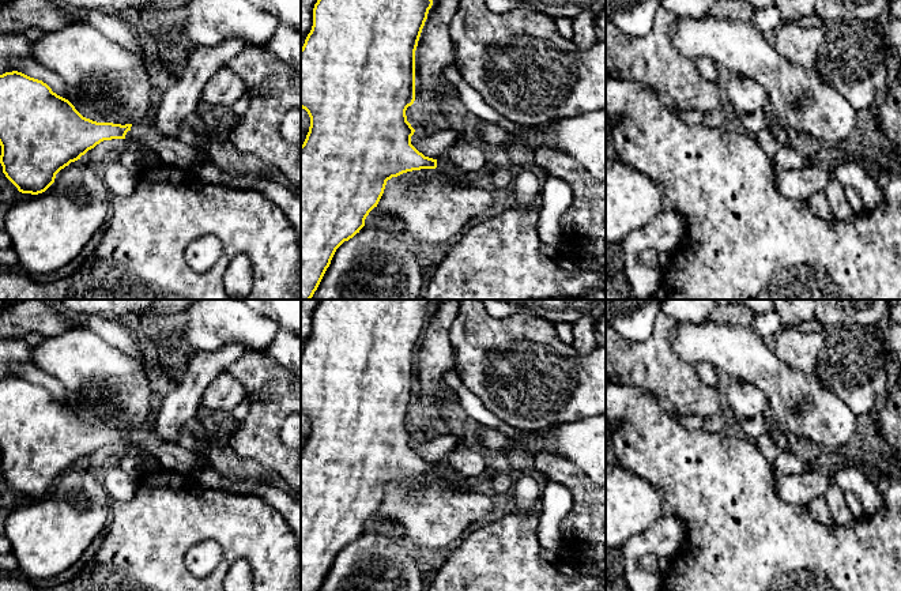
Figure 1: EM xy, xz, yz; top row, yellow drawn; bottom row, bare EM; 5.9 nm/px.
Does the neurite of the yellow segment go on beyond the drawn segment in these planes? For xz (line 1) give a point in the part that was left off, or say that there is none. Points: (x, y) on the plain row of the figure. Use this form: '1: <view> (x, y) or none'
1: xz (453, 477)

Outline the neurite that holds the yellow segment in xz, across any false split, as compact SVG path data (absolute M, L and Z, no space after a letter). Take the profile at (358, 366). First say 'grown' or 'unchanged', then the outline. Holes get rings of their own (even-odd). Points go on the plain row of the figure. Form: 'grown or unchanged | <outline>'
grown | M320 300L313 313L313 331L301 353L301 413L310 422L310 432L301 451L301 591L318 591L336 554L353 543L365 531L369 517L377 512L387 486L403 478L437 474L452 485L460 486L467 477L448 466L425 462L411 449L415 434L407 426L406 415L415 406L415 355L433 310L433 300Z

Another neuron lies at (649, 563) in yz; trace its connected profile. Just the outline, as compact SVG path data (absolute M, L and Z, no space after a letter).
M645 554L640 558L640 566L646 572L657 573L659 560L653 554Z

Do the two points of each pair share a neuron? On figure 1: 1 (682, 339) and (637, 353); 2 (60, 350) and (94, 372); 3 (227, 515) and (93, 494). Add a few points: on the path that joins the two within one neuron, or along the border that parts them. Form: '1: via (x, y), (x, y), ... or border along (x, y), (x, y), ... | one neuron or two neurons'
1: border along (677, 322), (673, 330), (671, 347), (693, 365) | two neurons
2: via (68, 357), (79, 358), (86, 365) | one neuron
3: border along (109, 507), (112, 518) | two neurons

